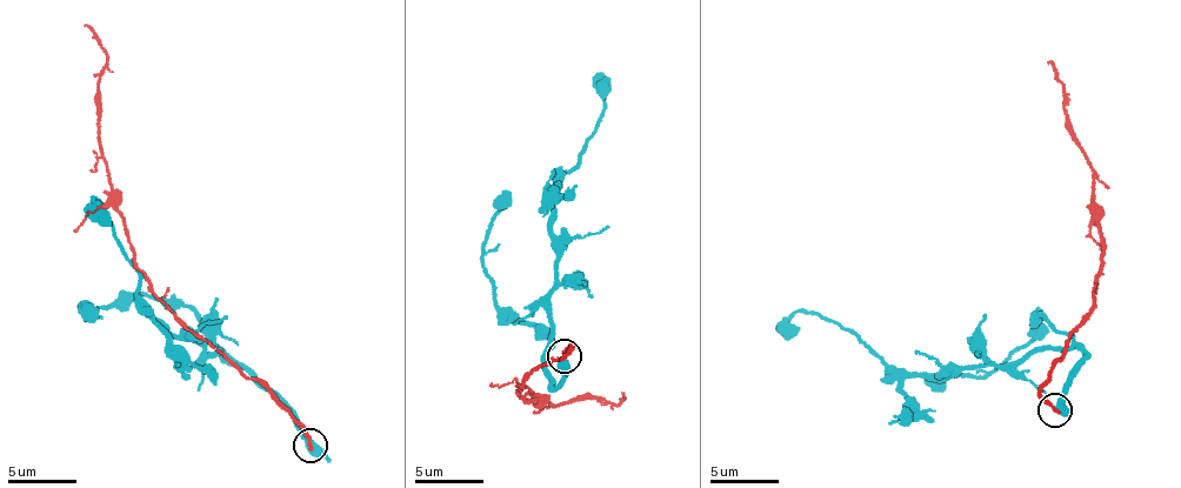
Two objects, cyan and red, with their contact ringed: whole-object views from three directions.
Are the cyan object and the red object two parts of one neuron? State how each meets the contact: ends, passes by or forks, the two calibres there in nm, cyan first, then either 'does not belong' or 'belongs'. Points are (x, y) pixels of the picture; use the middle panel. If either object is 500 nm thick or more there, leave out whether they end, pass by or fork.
cyan passes by; red ends there; 440 nm thick on the cyan side, 240 nm on the other; does not belong

